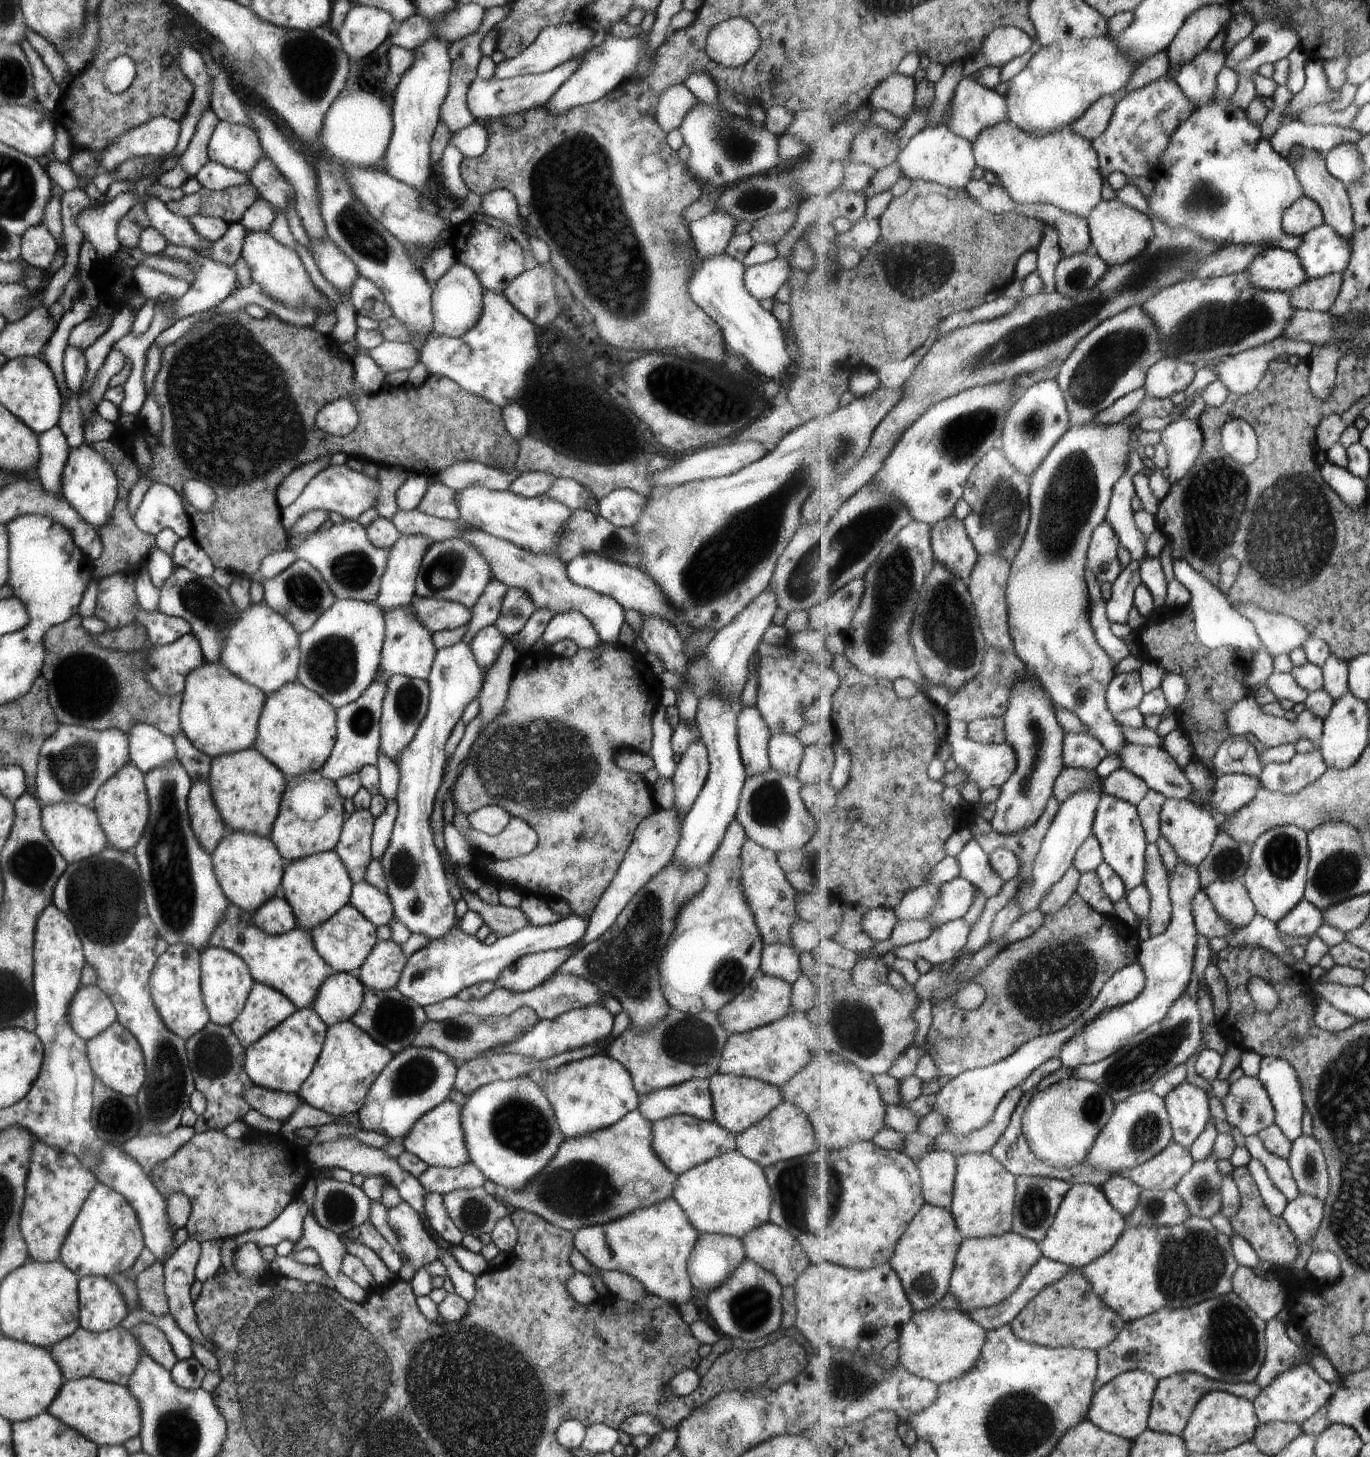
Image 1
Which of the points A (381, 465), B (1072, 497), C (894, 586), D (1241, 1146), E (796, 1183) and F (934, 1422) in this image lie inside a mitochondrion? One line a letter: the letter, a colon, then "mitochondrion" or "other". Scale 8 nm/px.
A: other
B: mitochondrion
C: mitochondrion
D: other
E: mitochondrion
F: other

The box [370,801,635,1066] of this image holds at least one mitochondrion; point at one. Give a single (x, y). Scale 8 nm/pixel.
(404, 869)

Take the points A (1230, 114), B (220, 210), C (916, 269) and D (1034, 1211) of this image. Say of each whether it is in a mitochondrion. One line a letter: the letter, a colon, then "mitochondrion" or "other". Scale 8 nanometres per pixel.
A: other
B: mitochondrion
C: mitochondrion
D: mitochondrion

